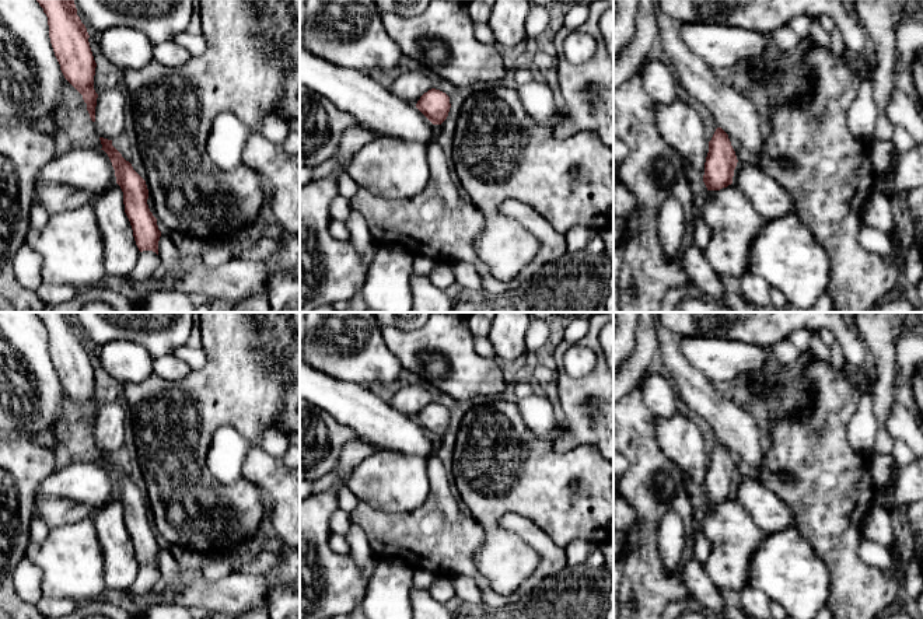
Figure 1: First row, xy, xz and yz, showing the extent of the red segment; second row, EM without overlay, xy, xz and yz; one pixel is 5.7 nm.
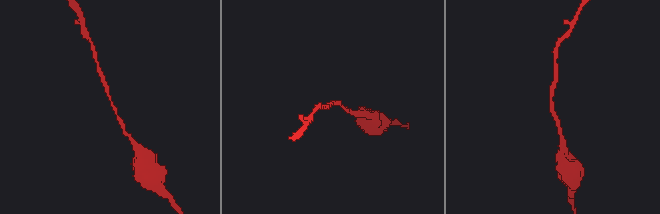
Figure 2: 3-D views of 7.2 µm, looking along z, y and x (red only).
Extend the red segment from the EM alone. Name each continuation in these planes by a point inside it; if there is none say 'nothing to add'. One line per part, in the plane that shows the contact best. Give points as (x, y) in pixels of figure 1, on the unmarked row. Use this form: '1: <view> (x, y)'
nothing to add

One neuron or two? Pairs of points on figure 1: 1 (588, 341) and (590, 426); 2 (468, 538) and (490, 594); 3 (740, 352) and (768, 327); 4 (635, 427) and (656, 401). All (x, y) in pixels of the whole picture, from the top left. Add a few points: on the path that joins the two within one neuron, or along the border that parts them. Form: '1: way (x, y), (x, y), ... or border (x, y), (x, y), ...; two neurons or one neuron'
1: way (598, 362), (598, 378), (581, 395), (581, 405); one neuron
2: way (467, 552), (467, 566), (479, 580); one neuron
3: border (717, 338), (744, 341), (766, 349); two neurons
4: border (636, 387), (654, 416); two neurons

